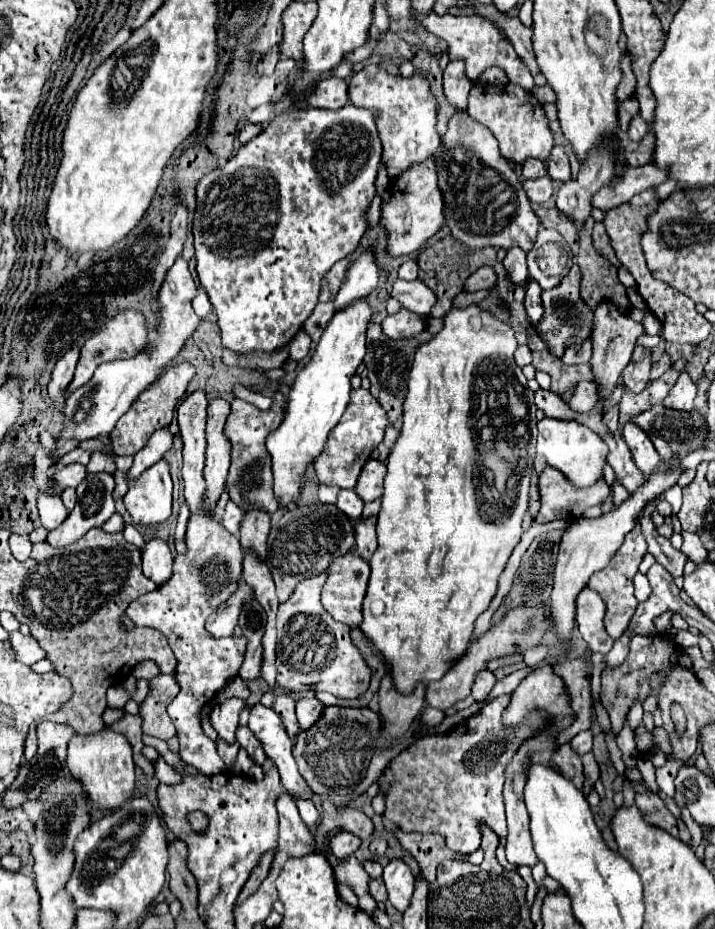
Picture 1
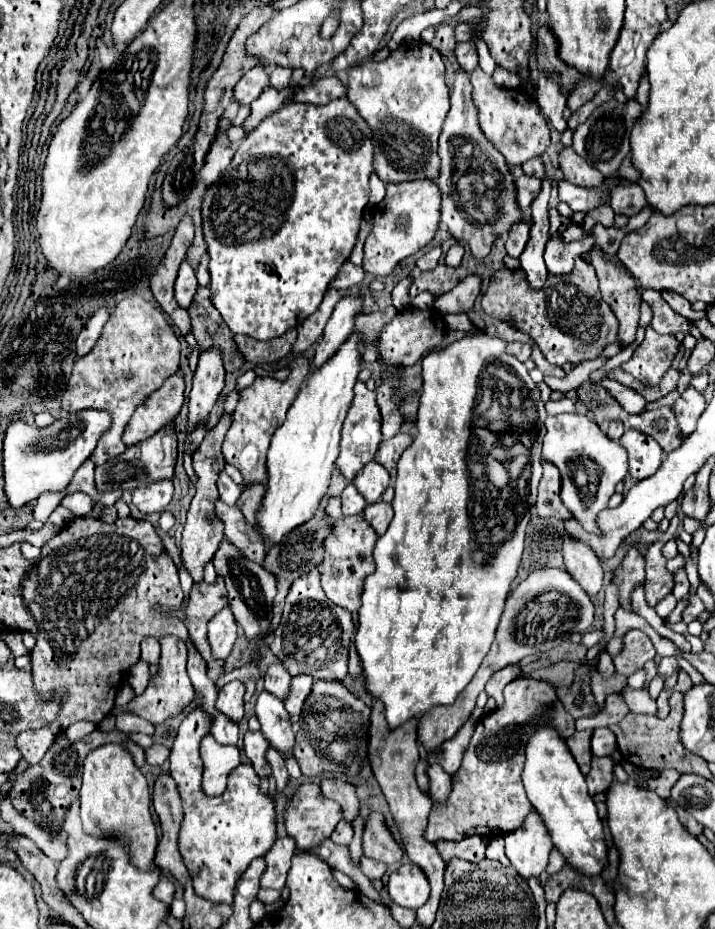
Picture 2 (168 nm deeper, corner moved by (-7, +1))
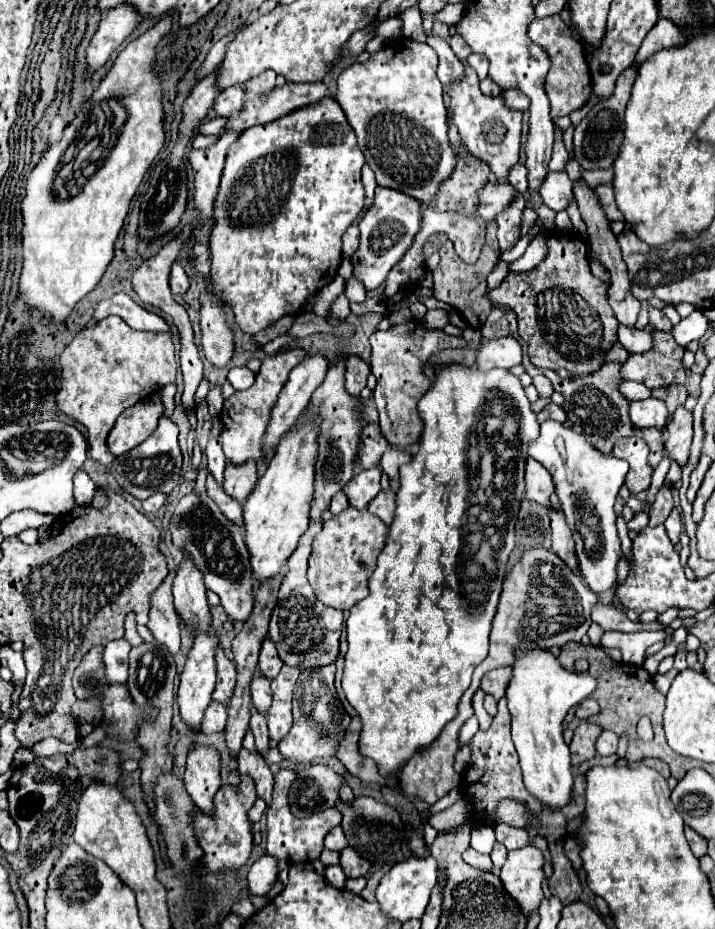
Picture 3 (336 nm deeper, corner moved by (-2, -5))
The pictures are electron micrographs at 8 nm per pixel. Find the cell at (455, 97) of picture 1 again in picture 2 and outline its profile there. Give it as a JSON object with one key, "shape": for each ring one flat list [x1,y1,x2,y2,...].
{"shape":[[464,41,464,43,456,43,456,57,458,63,464,71,472,73,478,65,478,57,476,57,476,45,474,41]]}

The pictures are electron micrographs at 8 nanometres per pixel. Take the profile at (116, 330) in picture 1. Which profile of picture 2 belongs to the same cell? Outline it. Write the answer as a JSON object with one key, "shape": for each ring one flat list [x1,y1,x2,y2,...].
{"shape":[[138,295,122,299,114,307,92,351,76,359,68,387,62,395,62,409,68,413,98,409,112,415,112,425,100,435,100,443,90,455,96,465,102,465,108,459,124,453,126,445,122,443,122,431,134,409,150,393,160,389,170,375,178,373,178,365,180,341,164,313]]}

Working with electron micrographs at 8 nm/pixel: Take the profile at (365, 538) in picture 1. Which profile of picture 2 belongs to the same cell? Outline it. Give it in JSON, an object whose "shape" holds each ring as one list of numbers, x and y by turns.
{"shape":[[376,501,364,509,364,515,366,515,366,521,376,529,376,533,382,535,392,521,392,505,384,501]]}

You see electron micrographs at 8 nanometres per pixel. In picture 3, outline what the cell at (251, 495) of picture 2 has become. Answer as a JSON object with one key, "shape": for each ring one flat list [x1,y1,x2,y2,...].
{"shape":[[229,463,227,471,225,471,223,489,237,503,243,503,249,497,249,493,253,491,257,479,259,477,257,477,255,463,245,463,243,467,231,467,231,463]]}

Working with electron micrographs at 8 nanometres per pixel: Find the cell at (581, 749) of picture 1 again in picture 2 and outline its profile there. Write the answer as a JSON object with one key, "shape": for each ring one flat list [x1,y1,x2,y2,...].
{"shape":[[596,729,592,735,592,753,598,757,610,755,616,749,616,737,610,729]]}

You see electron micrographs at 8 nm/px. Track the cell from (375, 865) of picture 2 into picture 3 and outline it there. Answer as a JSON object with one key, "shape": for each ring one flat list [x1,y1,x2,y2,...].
{"shape":[[351,847,341,851,341,863,339,865,343,867,347,877,361,877,361,875,367,875,371,869,371,863,367,863,367,859,357,855,357,851,353,851]]}

